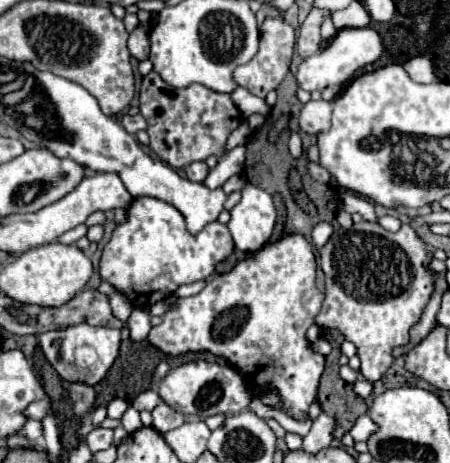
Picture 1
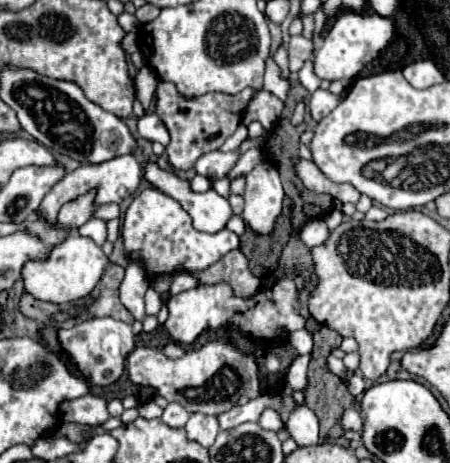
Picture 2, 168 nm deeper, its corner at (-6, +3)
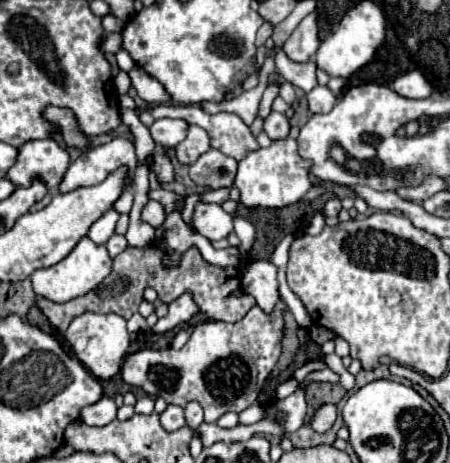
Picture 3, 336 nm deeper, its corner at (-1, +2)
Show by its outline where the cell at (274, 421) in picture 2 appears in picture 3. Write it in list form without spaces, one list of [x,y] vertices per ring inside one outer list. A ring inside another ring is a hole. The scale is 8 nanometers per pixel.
[[[253,404],[239,414],[239,424],[255,424],[261,418],[263,418],[263,408],[259,404]]]

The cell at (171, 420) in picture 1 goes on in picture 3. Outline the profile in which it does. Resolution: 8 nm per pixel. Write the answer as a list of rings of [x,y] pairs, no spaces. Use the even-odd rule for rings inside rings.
[[[169,404],[167,410],[161,414],[161,426],[169,432],[173,430],[179,430],[183,428],[187,422],[185,422],[185,416],[183,416],[183,408],[181,406],[173,406]]]

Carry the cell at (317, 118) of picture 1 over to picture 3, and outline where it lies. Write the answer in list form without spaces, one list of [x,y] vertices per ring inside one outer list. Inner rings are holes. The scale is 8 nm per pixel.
[[[315,86],[307,94],[307,100],[309,100],[309,110],[313,114],[325,114],[335,106],[335,96],[327,86]]]

